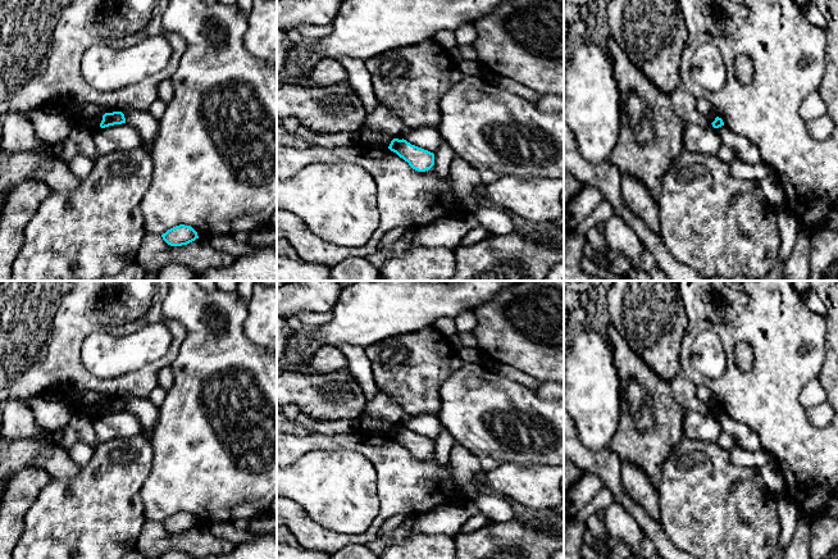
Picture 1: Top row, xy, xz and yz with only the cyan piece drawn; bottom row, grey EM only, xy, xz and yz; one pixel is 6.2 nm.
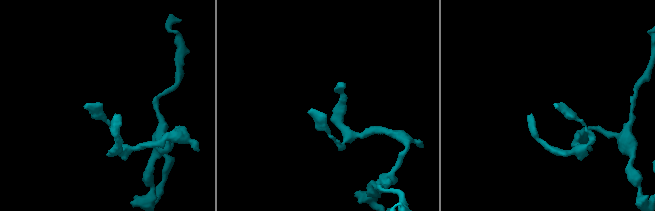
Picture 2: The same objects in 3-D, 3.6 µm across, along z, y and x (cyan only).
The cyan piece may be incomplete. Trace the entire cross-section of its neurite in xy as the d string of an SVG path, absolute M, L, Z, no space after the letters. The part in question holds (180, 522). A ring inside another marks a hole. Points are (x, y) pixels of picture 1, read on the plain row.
M185 512L168 517L161 524L170 533L187 532L199 526L197 519L191 513Z

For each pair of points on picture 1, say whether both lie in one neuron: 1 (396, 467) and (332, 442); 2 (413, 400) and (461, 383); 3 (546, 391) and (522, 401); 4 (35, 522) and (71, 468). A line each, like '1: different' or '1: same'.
1: same
2: different
3: different
4: different

